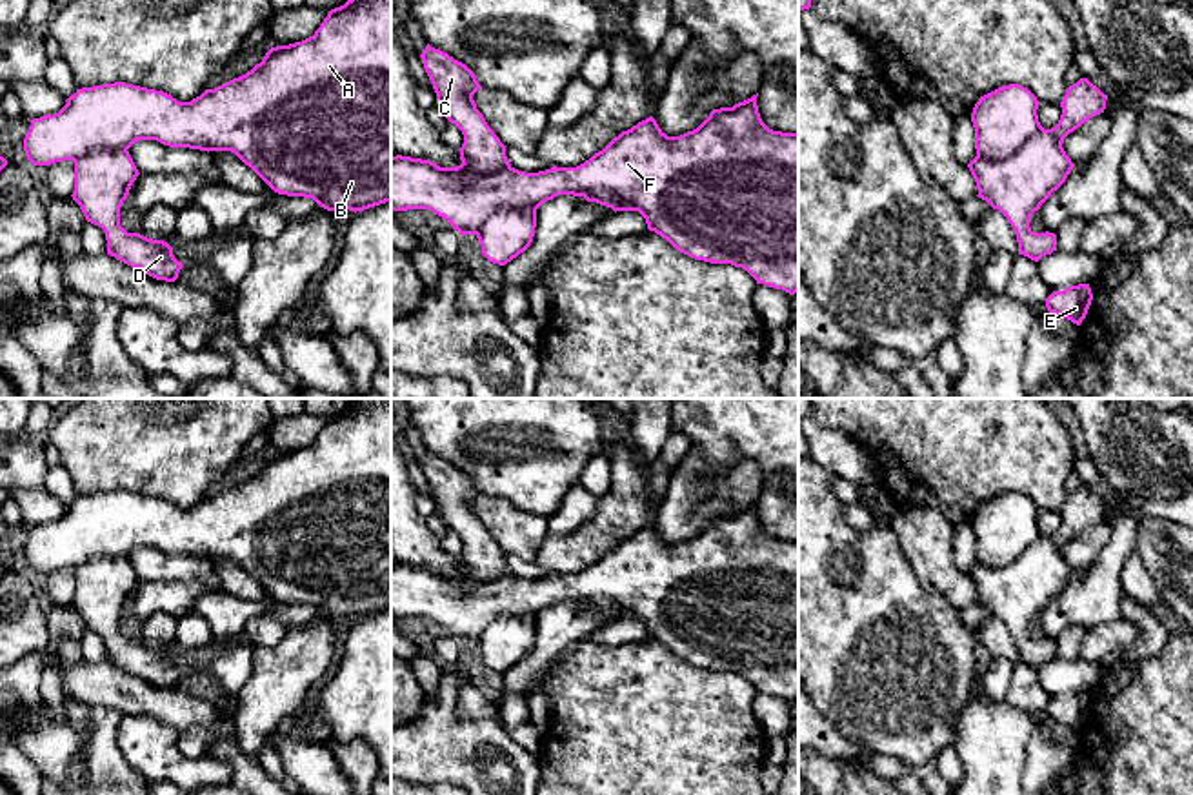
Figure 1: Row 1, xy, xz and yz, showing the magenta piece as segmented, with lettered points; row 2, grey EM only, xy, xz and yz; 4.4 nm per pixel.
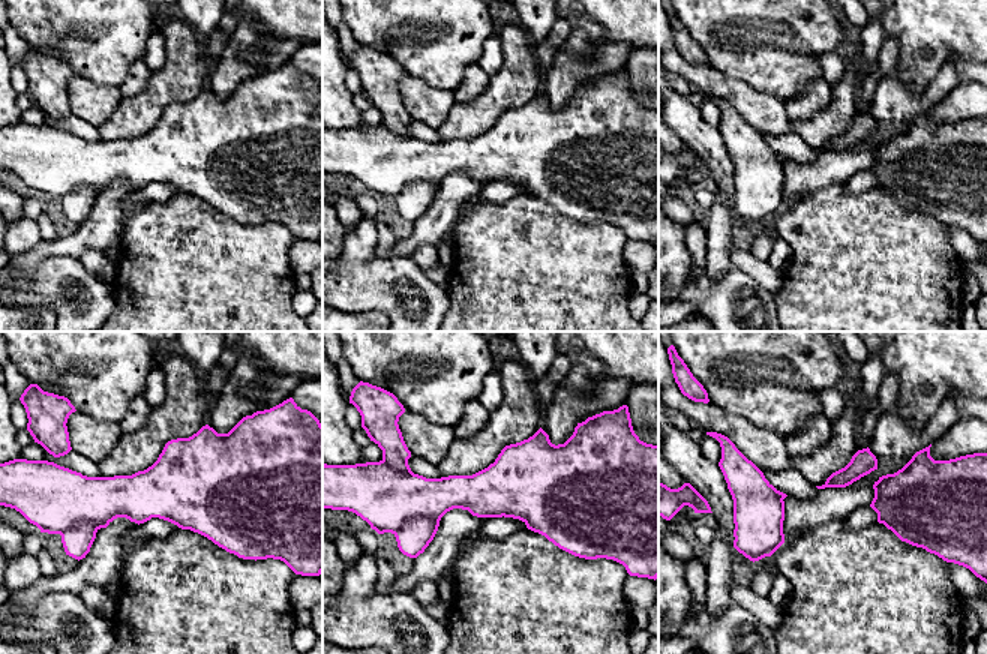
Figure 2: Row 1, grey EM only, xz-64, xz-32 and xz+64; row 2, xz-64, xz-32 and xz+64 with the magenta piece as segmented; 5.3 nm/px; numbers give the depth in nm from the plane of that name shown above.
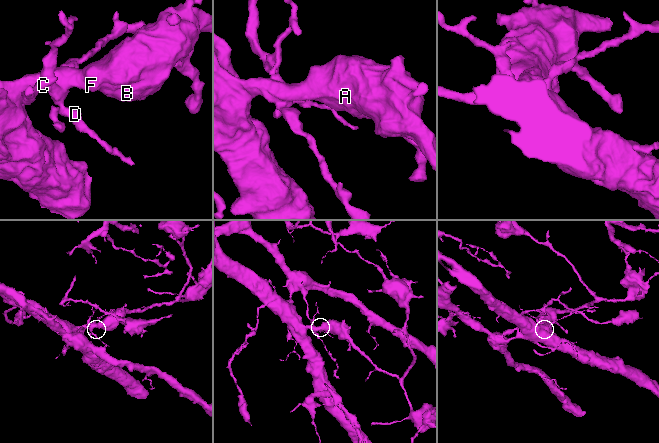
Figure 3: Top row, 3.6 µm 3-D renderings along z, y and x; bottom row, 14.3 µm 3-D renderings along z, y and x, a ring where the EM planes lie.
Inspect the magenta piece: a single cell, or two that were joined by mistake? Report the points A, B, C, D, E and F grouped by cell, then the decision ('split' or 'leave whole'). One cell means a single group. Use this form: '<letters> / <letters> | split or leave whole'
A B C D E F | leave whole

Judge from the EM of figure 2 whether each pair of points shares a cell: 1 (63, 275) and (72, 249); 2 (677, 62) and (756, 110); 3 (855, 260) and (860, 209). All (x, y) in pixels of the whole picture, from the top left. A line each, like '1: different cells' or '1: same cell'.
1: different cells
2: same cell
3: same cell

